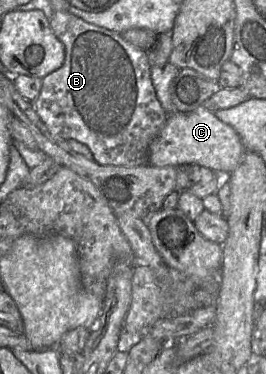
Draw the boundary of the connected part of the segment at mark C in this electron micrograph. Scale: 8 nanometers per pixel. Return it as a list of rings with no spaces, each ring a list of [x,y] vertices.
[[[203,105],[189,113],[169,114],[158,136],[148,148],[148,164],[156,167],[199,165],[218,175],[228,175],[241,162],[246,148],[238,133]]]

